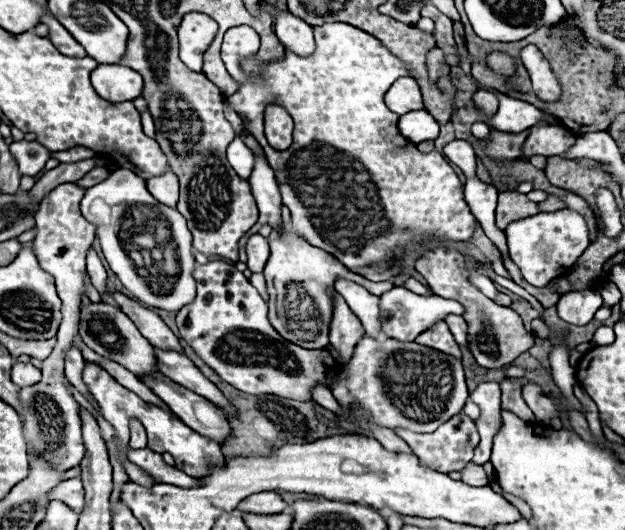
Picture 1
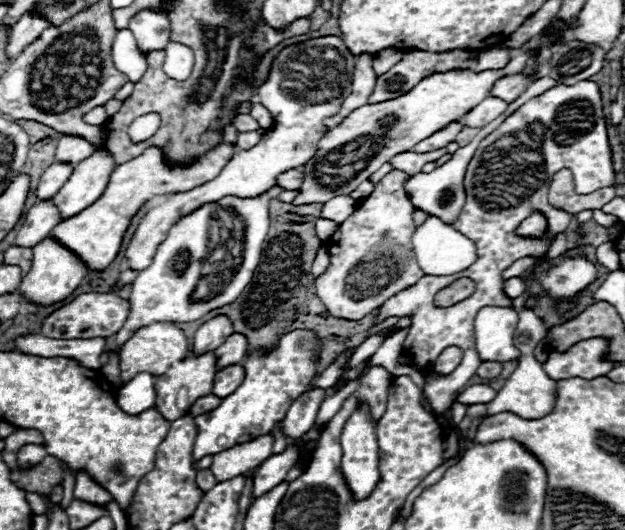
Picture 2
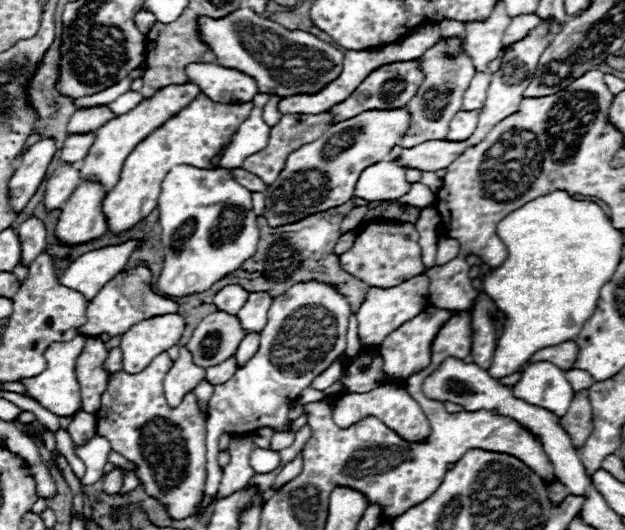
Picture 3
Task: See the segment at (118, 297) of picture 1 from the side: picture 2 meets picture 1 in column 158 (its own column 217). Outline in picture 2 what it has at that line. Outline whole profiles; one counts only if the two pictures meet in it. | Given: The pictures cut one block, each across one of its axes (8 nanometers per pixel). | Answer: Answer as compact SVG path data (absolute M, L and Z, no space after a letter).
M216 316L208 322L204 322L196 334L194 334L194 344L192 344L192 352L196 356L206 354L216 350L218 346L222 346L226 342L226 338L232 334L232 324L226 316Z

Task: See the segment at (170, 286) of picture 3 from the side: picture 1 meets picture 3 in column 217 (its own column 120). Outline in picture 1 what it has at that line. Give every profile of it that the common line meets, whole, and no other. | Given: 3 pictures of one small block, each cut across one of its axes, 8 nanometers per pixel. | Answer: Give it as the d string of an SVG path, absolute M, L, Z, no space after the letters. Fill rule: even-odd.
M126 168L112 170L106 180L102 180L86 190L86 194L80 202L80 210L82 210L82 216L96 226L96 238L100 240L102 254L108 260L112 272L118 276L118 280L130 292L132 298L136 298L138 302L142 302L146 306L160 308L166 312L178 312L182 306L192 304L192 300L196 298L196 280L194 280L196 260L192 254L192 234L186 228L184 216L180 216L180 212L176 208L168 208L168 206L160 204L146 190L146 182L140 176L136 176L132 170L126 170ZM128 210L130 210L130 234L120 234L124 230L124 220L126 220ZM146 234L154 236L154 242L156 242L154 248L146 248L146 246L138 244L138 238L142 238ZM140 254L142 254L142 276L140 276L138 264L136 264L136 258Z

